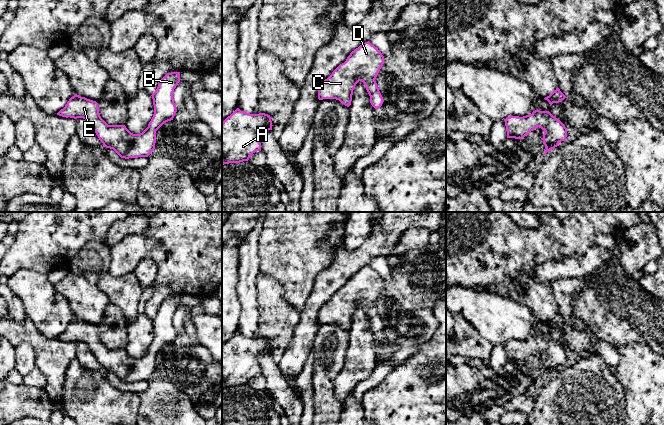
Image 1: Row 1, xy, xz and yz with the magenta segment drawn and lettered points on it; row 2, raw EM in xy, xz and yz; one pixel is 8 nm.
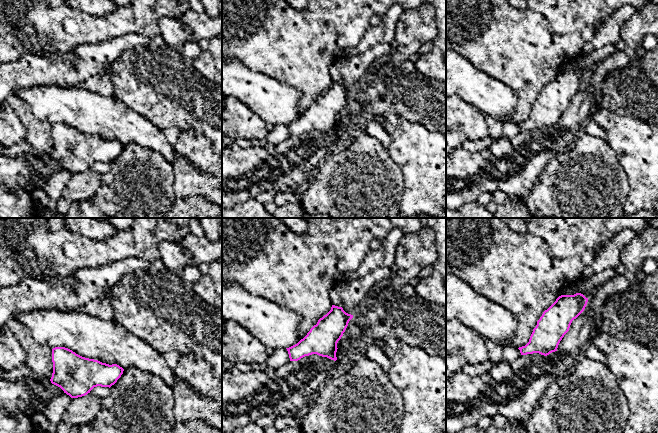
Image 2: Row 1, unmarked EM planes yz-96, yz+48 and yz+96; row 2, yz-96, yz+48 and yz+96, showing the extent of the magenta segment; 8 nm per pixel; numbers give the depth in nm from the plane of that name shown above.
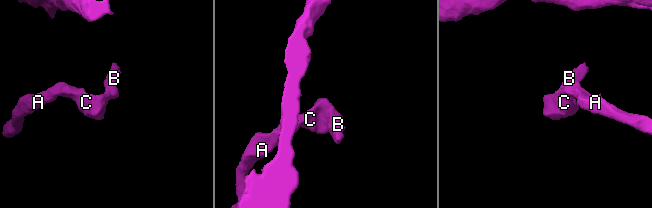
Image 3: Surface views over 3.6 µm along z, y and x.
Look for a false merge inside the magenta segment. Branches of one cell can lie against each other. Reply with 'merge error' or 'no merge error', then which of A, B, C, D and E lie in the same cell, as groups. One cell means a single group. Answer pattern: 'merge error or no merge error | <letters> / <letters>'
no merge error | A B C D E

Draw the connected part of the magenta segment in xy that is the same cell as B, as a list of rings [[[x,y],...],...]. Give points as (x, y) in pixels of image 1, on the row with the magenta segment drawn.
[[[180,72],[166,74],[151,95],[154,114],[148,127],[140,134],[131,133],[125,125],[108,125],[100,116],[96,101],[75,94],[57,115],[83,118],[95,131],[104,147],[113,149],[121,158],[148,157],[155,149],[156,131],[173,120],[177,109],[173,92],[180,82]]]

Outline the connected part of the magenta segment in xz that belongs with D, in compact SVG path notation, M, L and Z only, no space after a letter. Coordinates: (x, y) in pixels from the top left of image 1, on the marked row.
M369 41L362 43L322 81L318 88L318 99L336 99L349 107L353 90L356 84L362 81L370 96L371 105L377 110L384 100L375 79L383 64L382 53Z

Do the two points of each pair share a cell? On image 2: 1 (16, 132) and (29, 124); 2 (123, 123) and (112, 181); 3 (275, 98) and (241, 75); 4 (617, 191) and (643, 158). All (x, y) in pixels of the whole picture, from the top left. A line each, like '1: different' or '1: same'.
1: different
2: different
3: same
4: different

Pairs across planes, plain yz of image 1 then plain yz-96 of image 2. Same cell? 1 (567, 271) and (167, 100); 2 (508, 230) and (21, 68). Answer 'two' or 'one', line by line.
1: two
2: two

